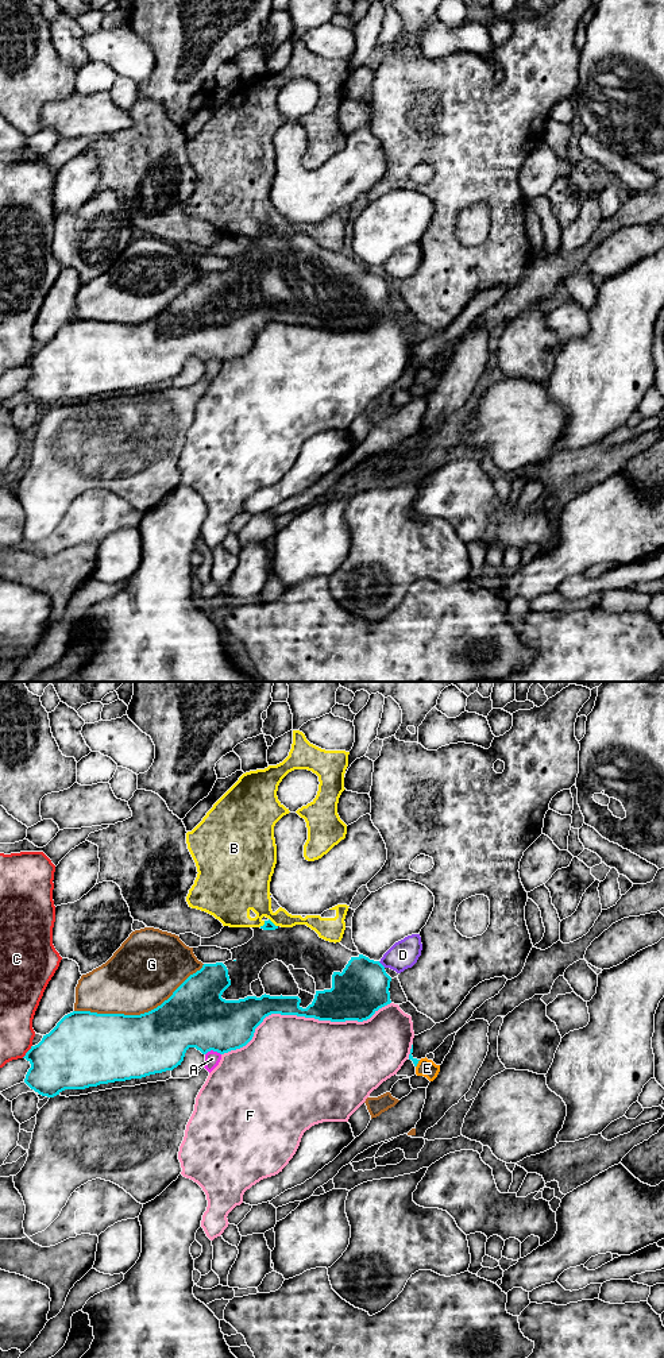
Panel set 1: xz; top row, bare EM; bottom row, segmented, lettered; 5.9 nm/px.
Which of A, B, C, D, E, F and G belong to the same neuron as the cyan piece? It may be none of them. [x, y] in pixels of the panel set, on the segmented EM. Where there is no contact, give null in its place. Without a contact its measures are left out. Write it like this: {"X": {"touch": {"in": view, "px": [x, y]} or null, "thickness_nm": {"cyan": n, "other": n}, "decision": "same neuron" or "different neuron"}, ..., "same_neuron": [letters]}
{"A": {"touch": {"in": "xz", "px": [212, 1049]}, "thickness_nm": {"cyan": 380, "other": 90}, "decision": "different neuron"}, "B": {"touch": {"in": "xz", "px": [271, 922]}, "thickness_nm": {"cyan": 60, "other": 260}, "decision": "different neuron"}, "C": {"touch": {"in": "xz", "px": [27, 1052]}, "thickness_nm": {"cyan": 380, "other": 200}, "decision": "different neuron"}, "D": {"touch": {"in": "xz", "px": [381, 964]}, "thickness_nm": {"cyan": 320, "other": 170}, "decision": "different neuron"}, "E": {"touch": {"in": "xz", "px": [417, 1063]}, "thickness_nm": {"cyan": 30, "other": 110}, "decision": "same neuron"}, "F": {"touch": {"in": "xz", "px": [302, 1015]}, "thickness_nm": {"cyan": 220, "other": 480}, "decision": "different neuron"}, "G": {"touch": {"in": "xz", "px": [141, 1014]}, "thickness_nm": {"cyan": 400, "other": 420}, "decision": "different neuron"}, "same_neuron": ["E"]}

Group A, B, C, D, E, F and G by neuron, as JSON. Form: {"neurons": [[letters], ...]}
{"neurons": [["A"], ["B"], ["C"], ["D"], ["E"], ["F"], ["G"]]}

